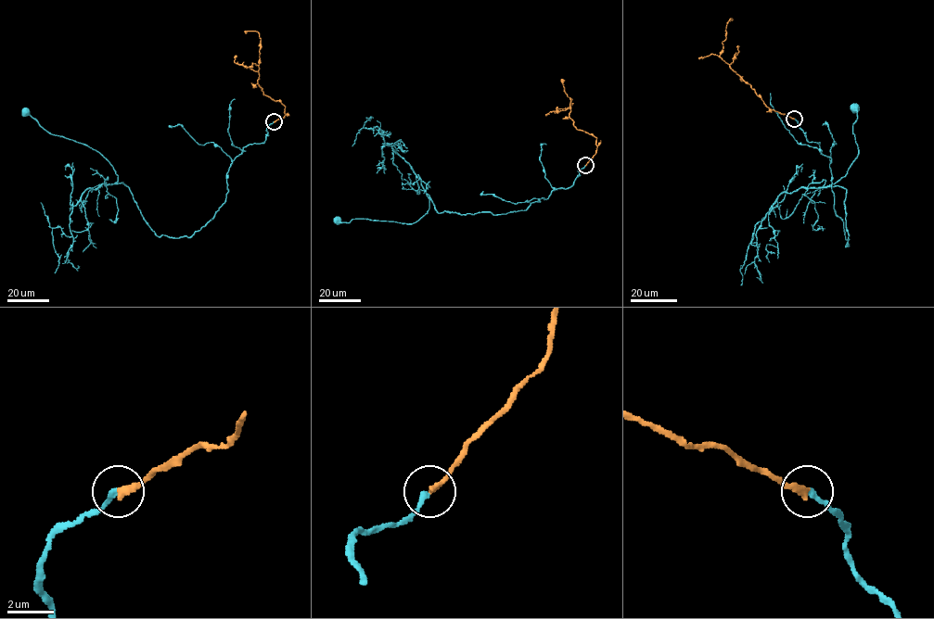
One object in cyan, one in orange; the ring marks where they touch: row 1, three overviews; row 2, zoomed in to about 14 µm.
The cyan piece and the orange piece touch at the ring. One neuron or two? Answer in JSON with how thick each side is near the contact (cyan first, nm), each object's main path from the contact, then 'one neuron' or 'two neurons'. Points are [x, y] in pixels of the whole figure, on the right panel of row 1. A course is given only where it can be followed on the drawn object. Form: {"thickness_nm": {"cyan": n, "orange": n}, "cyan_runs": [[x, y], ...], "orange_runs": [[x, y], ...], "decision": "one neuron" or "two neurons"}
{"thickness_nm": {"cyan": 240, "orange": 240}, "cyan_runs": [[794, 119], [831, 158], [834, 207], [846, 246], [846, 190], [826, 187], [858, 155], [854, 107]], "orange_runs": [[794, 119], [769, 108], [750, 84], [720, 56], [725, 26], [732, 19]], "decision": "one neuron"}

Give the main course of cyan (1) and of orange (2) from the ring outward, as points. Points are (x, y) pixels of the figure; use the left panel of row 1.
1: (274, 121), (233, 161), (214, 217), (169, 237), (100, 154), (26, 111)
2: (274, 121), (285, 115), (285, 107), (263, 94), (257, 83), (261, 38), (254, 31), (244, 31)

